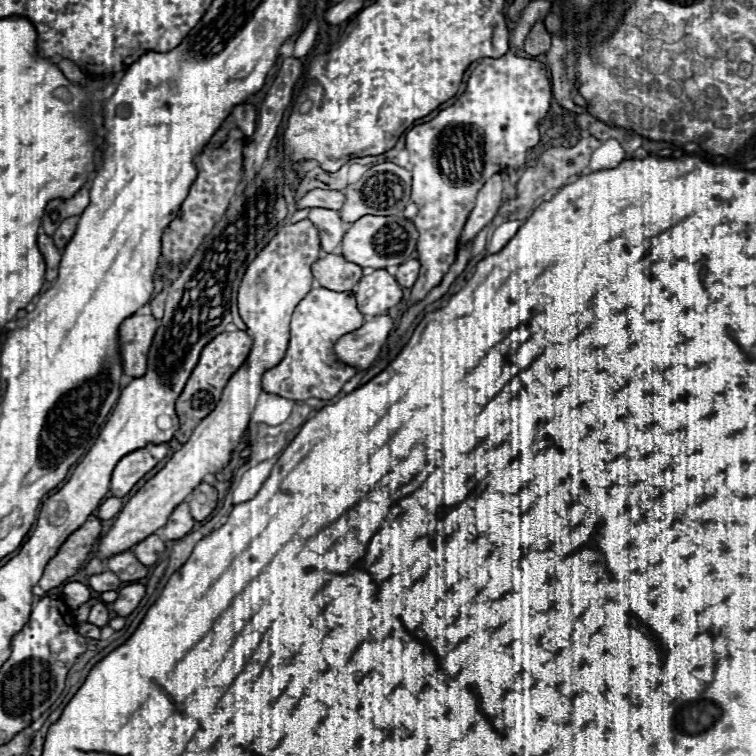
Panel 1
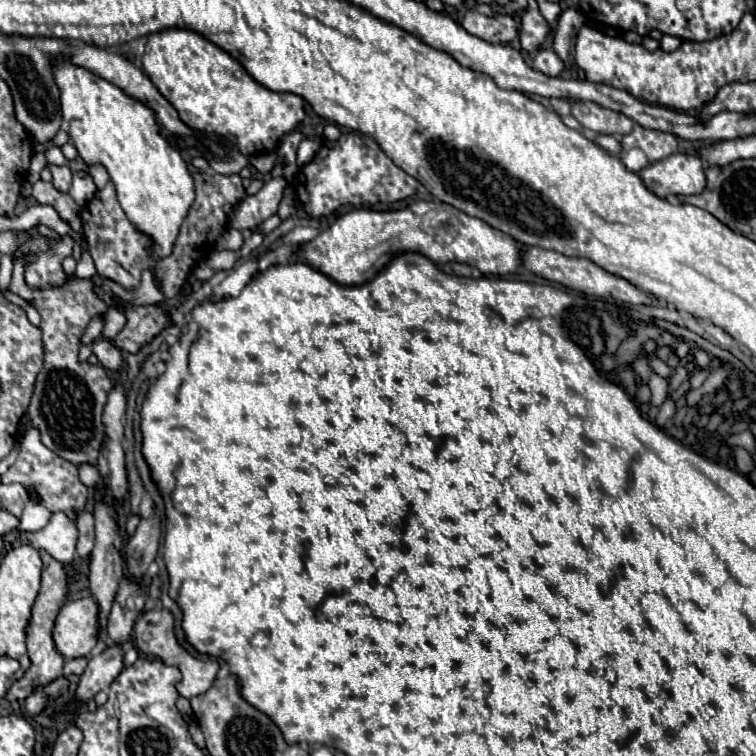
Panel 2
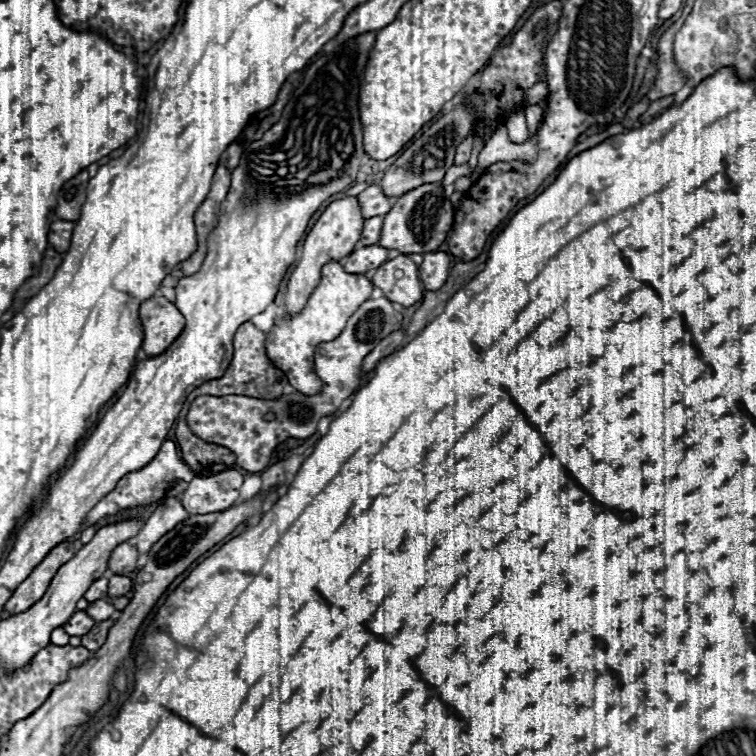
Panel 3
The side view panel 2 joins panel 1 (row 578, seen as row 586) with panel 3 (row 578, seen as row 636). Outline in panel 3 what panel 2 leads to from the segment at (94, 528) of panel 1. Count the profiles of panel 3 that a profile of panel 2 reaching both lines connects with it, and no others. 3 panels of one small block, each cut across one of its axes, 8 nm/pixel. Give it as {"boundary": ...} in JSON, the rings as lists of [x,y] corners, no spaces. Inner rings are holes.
{"boundary":[[[62,542],[56,548],[52,548],[50,554],[32,570],[32,574],[16,588],[12,598],[4,604],[4,610],[10,616],[14,616],[14,614],[26,612],[30,606],[34,606],[48,590],[48,584],[54,578],[54,574],[58,572],[58,568],[62,564],[66,564],[72,556],[74,556],[74,552],[70,548],[70,542]]]}

